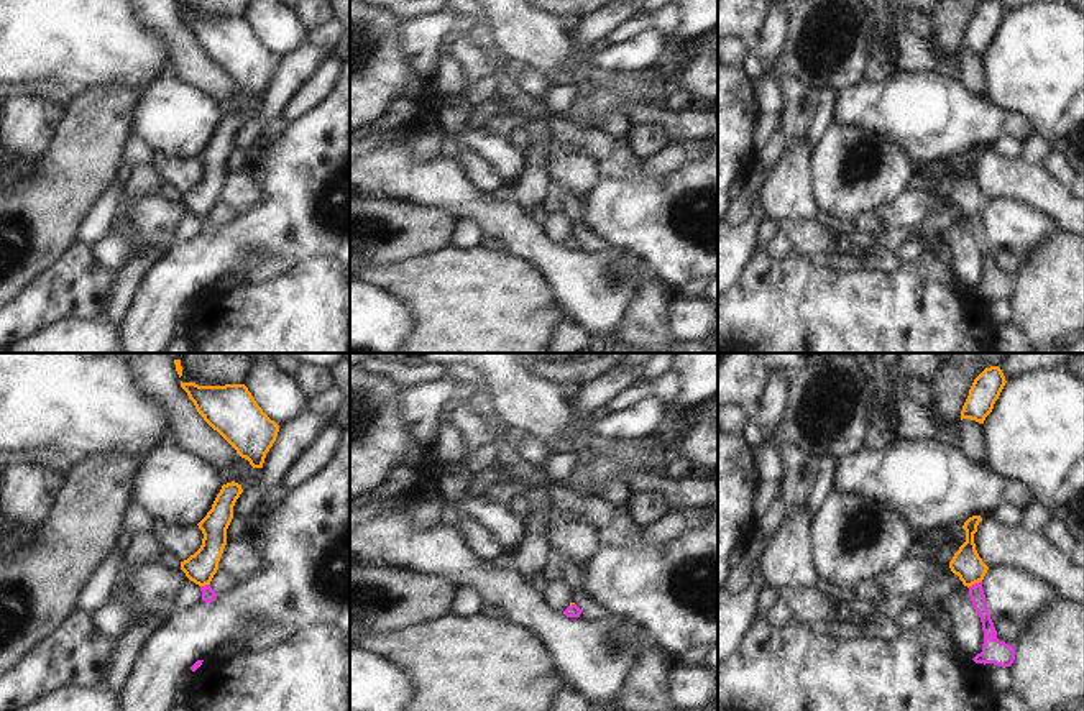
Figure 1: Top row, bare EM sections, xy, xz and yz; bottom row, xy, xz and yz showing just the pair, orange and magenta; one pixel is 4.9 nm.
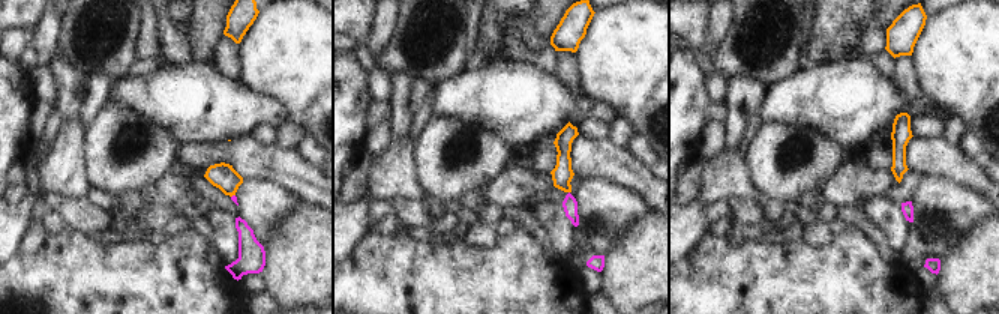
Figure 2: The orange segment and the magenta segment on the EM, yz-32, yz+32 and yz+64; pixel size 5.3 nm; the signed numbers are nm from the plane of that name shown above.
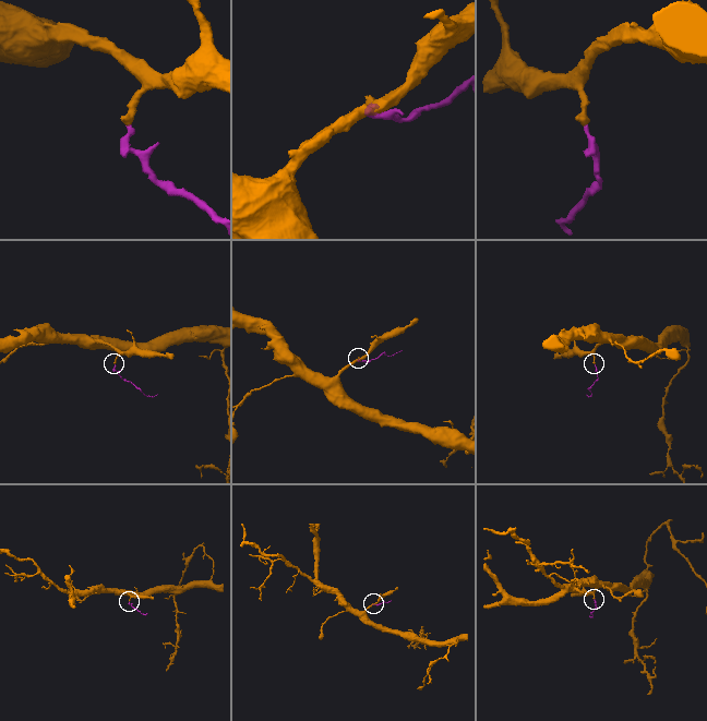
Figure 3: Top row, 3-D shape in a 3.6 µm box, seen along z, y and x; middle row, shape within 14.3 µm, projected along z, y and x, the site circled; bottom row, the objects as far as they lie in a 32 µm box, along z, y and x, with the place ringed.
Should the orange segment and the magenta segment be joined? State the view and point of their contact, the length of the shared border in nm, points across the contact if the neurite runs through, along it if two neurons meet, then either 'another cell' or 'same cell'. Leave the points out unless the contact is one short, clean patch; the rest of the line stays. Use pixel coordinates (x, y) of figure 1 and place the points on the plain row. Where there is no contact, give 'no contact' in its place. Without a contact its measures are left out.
meets orange in yz at (974, 215); contact 80 nm long; runs through yz (966, 196), (974, 215), (976, 225); same cell

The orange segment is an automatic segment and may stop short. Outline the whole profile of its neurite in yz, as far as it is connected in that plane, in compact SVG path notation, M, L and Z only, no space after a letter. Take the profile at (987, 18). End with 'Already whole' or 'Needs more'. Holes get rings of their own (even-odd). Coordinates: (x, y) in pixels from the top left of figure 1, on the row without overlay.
M985 0L972 15L969 28L961 43L961 53L971 51L984 56L985 49L992 44L999 31L1005 8L1000 0Z. Already whole.

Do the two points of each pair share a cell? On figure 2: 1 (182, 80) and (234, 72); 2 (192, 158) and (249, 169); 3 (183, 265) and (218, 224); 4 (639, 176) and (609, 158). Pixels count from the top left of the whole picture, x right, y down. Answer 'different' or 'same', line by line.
1: different
2: same
3: different
4: same

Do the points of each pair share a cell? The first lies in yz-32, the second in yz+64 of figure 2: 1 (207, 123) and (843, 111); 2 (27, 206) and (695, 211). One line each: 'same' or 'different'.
1: same
2: same

